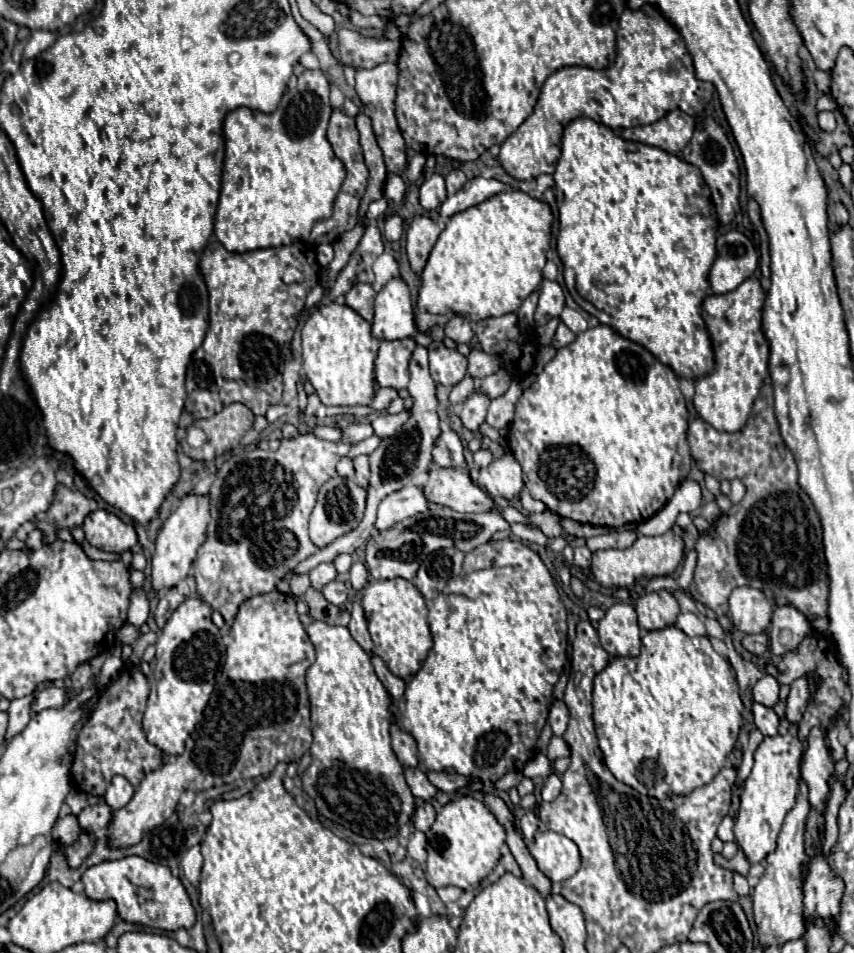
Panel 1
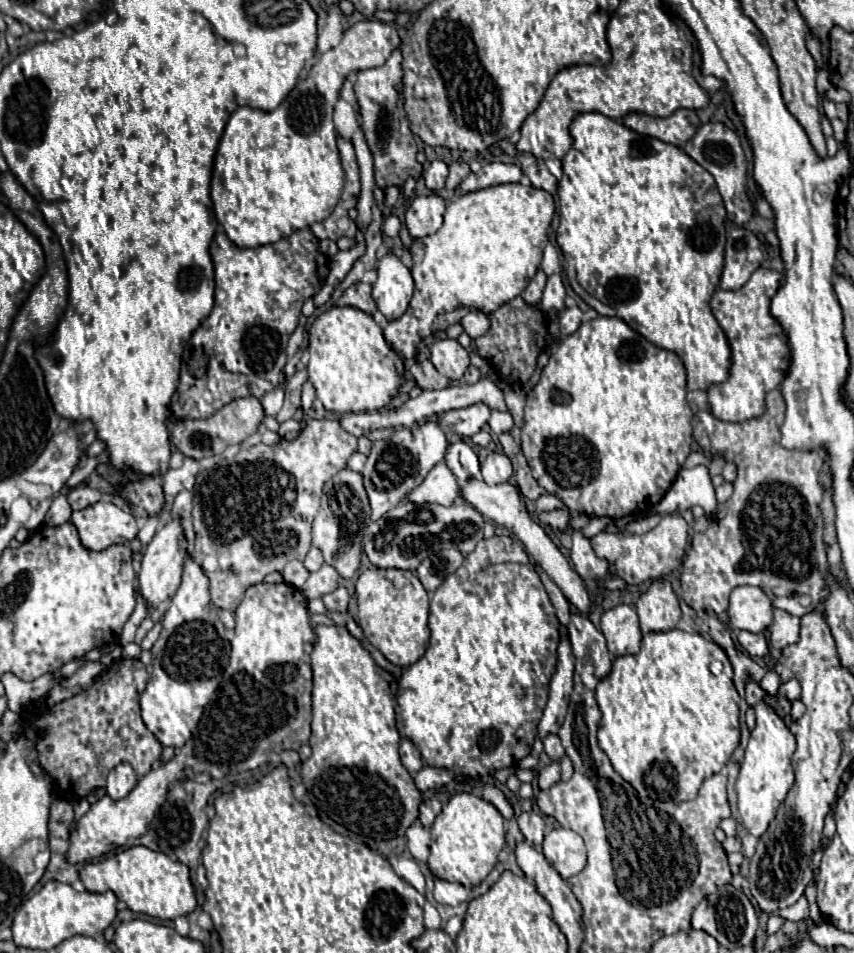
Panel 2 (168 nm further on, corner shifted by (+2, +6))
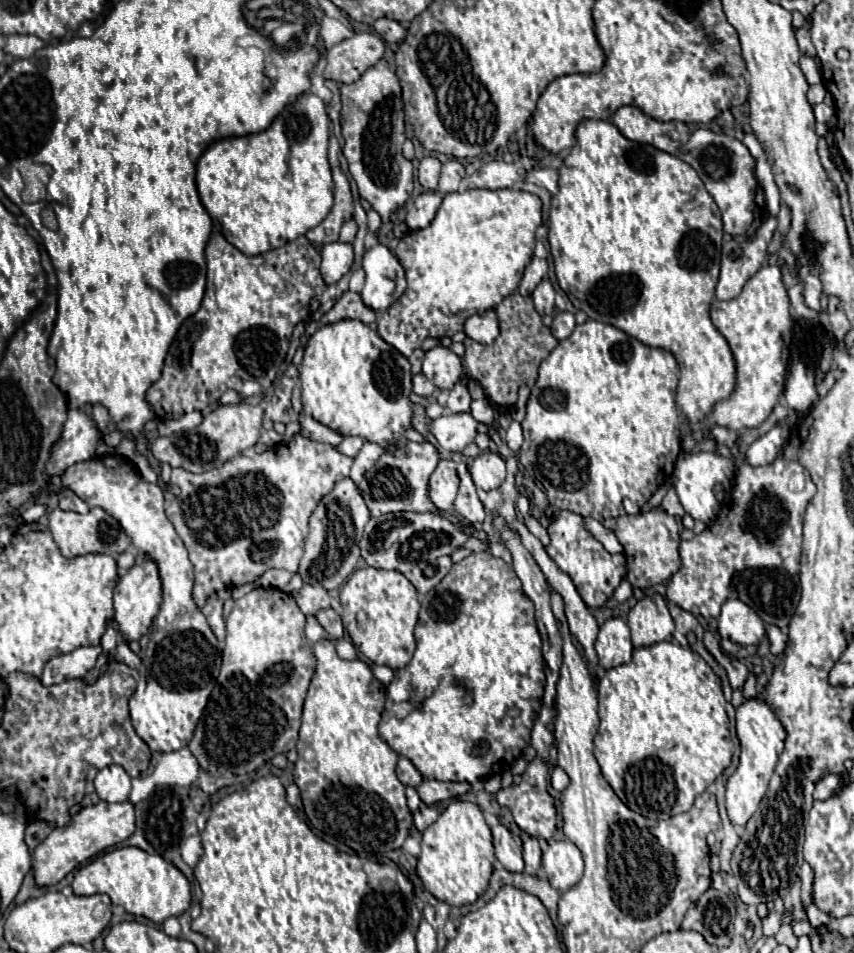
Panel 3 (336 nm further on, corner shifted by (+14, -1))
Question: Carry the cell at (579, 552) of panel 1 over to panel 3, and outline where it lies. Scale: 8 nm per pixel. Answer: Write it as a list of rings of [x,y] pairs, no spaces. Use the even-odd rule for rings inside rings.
[[[562,511],[560,517],[552,519],[548,525],[548,535],[550,535],[550,545],[546,547],[548,555],[552,557],[552,561],[570,575],[570,579],[574,581],[580,597],[584,599],[584,603],[594,609],[604,605],[604,601],[612,595],[612,591],[620,585],[622,575],[626,573],[626,561],[624,555],[610,555],[600,541],[596,541],[582,525],[582,517],[570,511]]]

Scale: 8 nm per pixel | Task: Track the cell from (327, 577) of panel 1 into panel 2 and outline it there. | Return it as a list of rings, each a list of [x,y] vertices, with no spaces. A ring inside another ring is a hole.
[[[324,564],[318,572],[312,572],[308,576],[308,580],[302,586],[302,592],[306,594],[308,600],[314,600],[314,598],[322,598],[328,592],[334,592],[334,588],[338,588],[338,584],[340,584],[338,572],[332,566]]]

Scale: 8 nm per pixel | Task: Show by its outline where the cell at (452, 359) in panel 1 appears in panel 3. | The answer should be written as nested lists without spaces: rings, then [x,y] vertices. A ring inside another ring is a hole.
[[[434,347],[426,351],[422,361],[422,373],[440,389],[450,389],[462,375],[462,361],[448,347]]]

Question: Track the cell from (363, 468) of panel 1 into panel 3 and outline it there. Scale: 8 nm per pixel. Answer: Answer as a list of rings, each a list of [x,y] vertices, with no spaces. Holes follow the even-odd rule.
[[[346,437],[336,449],[340,451],[340,453],[344,453],[344,455],[348,455],[348,457],[356,457],[358,455],[358,451],[362,449],[362,437]]]

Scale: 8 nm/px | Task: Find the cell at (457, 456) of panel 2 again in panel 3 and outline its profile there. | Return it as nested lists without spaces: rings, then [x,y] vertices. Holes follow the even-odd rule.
[[[464,463],[458,465],[458,477],[460,477],[460,489],[458,489],[458,495],[454,501],[456,513],[470,523],[482,523],[486,519],[486,513],[482,509],[482,503],[476,495],[476,487],[474,487]]]

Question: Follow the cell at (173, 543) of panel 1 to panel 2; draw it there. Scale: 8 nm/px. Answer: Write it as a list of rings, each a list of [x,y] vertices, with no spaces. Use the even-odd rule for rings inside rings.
[[[170,520],[166,522],[156,536],[152,538],[152,542],[148,544],[144,556],[142,556],[142,568],[138,574],[138,592],[144,598],[144,602],[148,606],[158,606],[160,602],[168,600],[174,596],[174,592],[180,586],[180,576],[182,576],[182,566],[186,560],[186,538],[182,532],[182,526],[178,520]]]

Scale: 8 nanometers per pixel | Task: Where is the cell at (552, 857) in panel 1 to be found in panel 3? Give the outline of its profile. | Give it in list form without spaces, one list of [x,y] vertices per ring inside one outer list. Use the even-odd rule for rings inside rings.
[[[568,839],[550,841],[542,853],[542,871],[554,889],[570,889],[574,883],[578,883],[584,871],[580,849]]]

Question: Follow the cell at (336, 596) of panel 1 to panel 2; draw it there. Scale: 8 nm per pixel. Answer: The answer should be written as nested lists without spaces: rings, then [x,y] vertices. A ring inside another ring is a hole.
[[[340,586],[338,590],[326,594],[322,600],[324,600],[324,604],[330,612],[346,612],[346,608],[348,608],[348,590],[344,586]]]

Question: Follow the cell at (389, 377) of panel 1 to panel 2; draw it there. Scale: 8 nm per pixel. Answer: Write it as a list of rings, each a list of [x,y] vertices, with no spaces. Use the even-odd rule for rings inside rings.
[[[500,184],[482,188],[476,192],[468,192],[458,196],[444,212],[442,228],[424,238],[414,238],[410,246],[412,254],[412,276],[416,282],[416,292],[410,300],[408,310],[388,322],[384,328],[384,338],[388,344],[402,354],[406,360],[414,358],[422,336],[430,336],[436,330],[446,330],[450,324],[460,322],[460,318],[468,312],[466,308],[476,308],[486,314],[498,310],[508,300],[520,296],[528,286],[530,278],[536,274],[542,262],[542,250],[548,244],[548,226],[554,216],[554,198],[546,190],[522,184]]]

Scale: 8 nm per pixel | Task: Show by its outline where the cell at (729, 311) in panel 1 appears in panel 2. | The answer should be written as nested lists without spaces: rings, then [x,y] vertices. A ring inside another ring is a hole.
[[[758,268],[752,278],[738,290],[716,290],[712,296],[712,312],[718,318],[720,326],[724,328],[730,348],[732,348],[732,368],[730,368],[730,378],[722,384],[716,384],[708,390],[708,402],[712,408],[712,414],[718,420],[724,422],[746,422],[750,418],[762,416],[762,412],[766,410],[764,398],[770,390],[778,388],[788,372],[790,366],[790,348],[788,348],[788,338],[782,330],[782,326],[778,324],[778,320],[774,320],[774,316],[770,314],[770,300],[776,294],[776,290],[782,286],[782,272],[776,272],[772,268]]]

